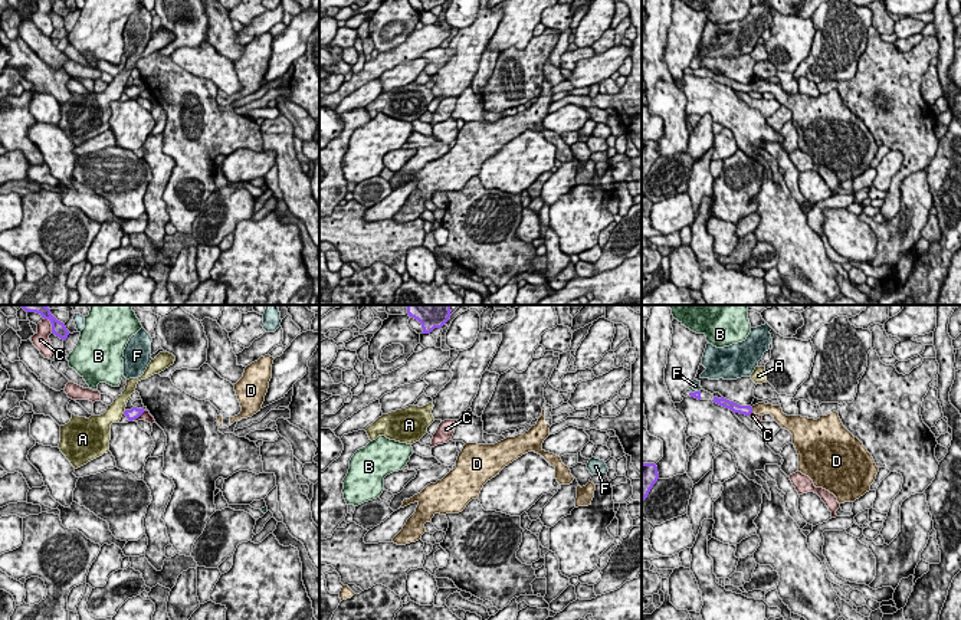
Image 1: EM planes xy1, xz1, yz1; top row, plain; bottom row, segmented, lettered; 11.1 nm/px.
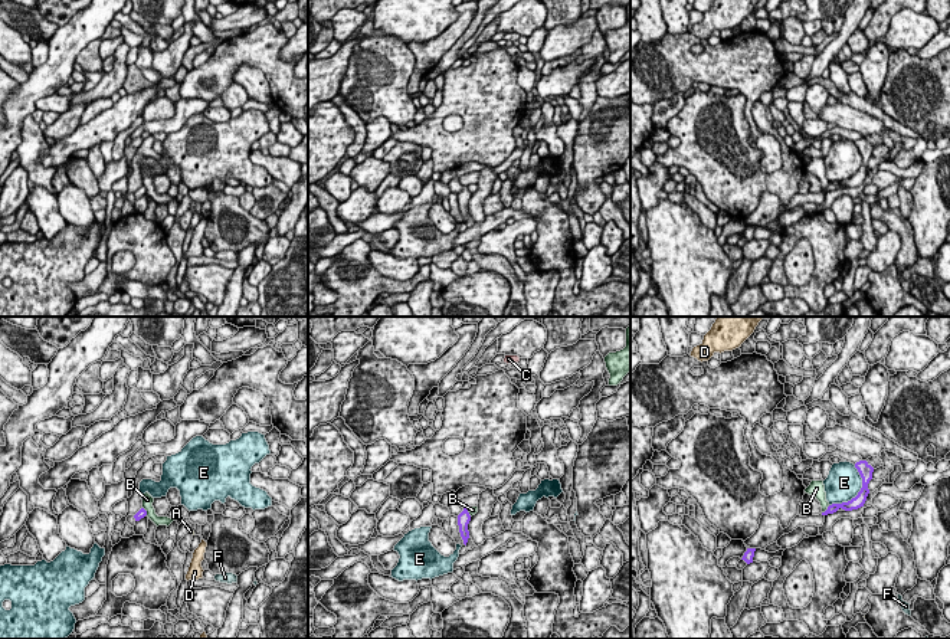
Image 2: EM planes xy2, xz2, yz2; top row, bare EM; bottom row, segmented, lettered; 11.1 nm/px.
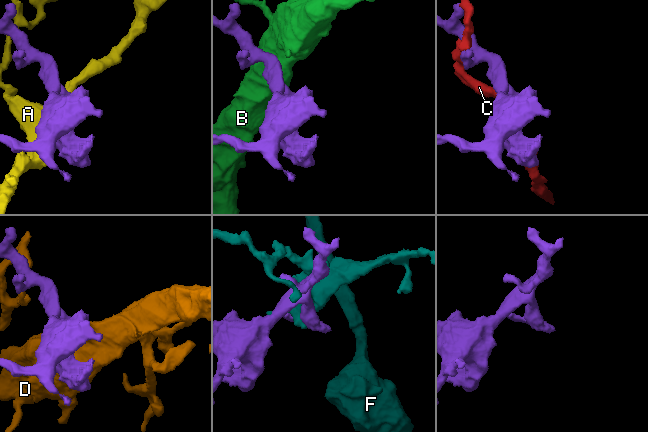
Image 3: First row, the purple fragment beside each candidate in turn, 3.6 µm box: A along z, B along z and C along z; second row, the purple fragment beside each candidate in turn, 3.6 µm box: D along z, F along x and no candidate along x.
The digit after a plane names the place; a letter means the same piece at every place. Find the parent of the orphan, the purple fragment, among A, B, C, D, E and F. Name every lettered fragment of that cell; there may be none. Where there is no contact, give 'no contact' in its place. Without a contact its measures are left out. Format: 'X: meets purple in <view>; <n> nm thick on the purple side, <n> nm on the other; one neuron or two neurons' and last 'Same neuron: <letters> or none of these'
A: meets purple in xy1; 130 nm thick on the purple side, 190 nm on the other; two neurons
B: meets purple in yz2; 100 nm thick on the purple side, 160 nm on the other; two neurons
C: meets purple in xy1; 130 nm thick on the purple side, 100 nm on the other; two neurons
D: meets purple in yz1; 120 nm thick on the purple side, 140 nm on the other; one neuron
E: meets purple in yz2; 140 nm thick on the purple side, 400 nm on the other; two neurons
F: meets purple in yz1; 90 nm thick on the purple side, 120 nm on the other; two neurons
Same neuron: D

